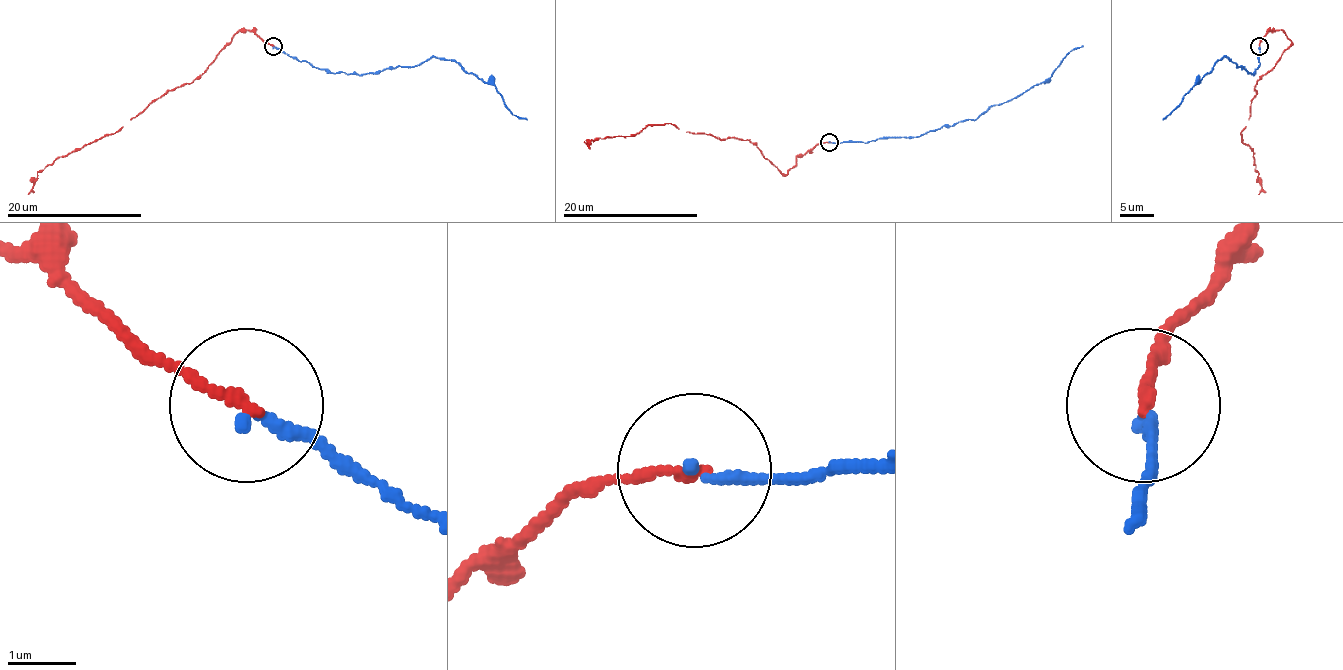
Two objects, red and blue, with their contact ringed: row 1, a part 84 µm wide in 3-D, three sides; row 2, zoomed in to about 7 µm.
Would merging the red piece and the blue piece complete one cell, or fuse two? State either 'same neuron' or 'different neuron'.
same neuron

